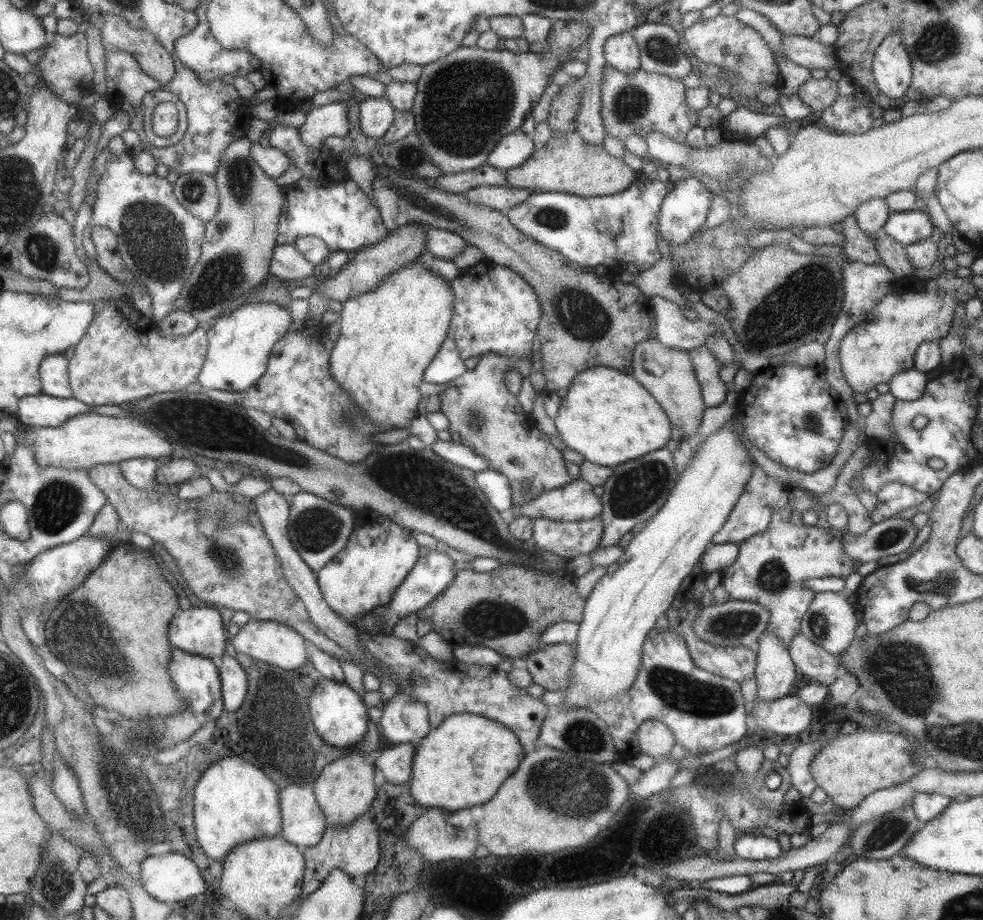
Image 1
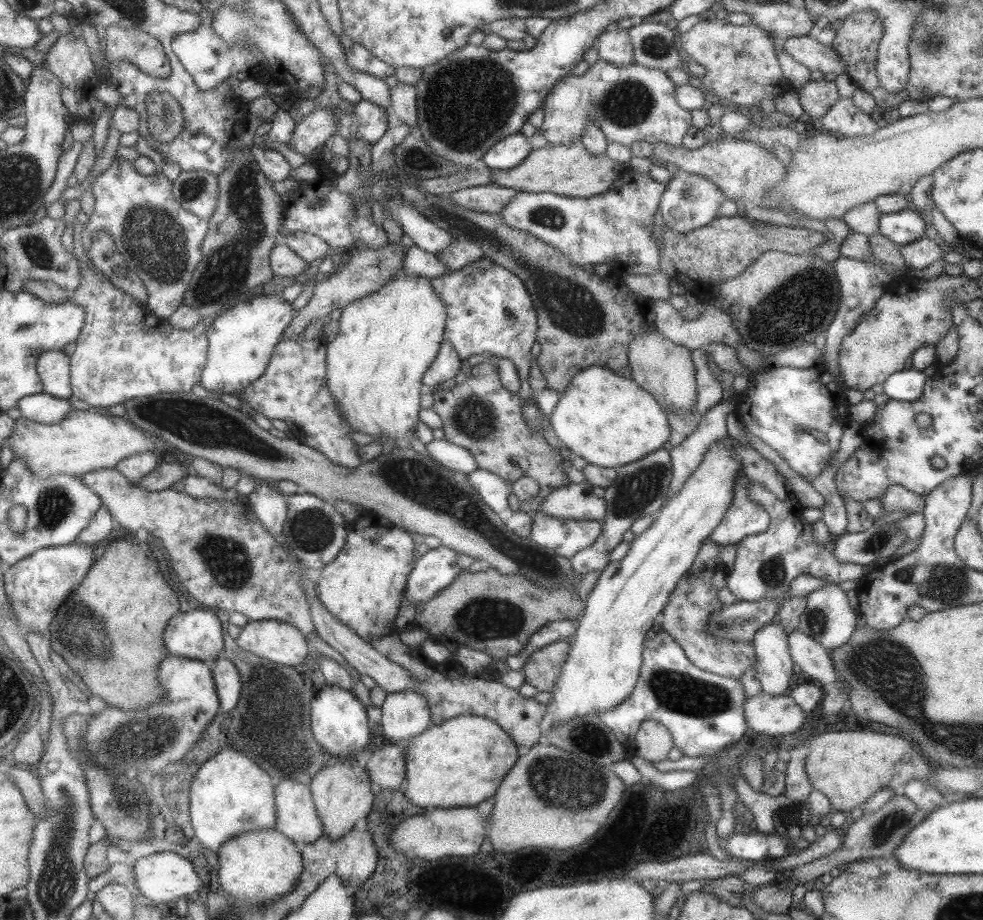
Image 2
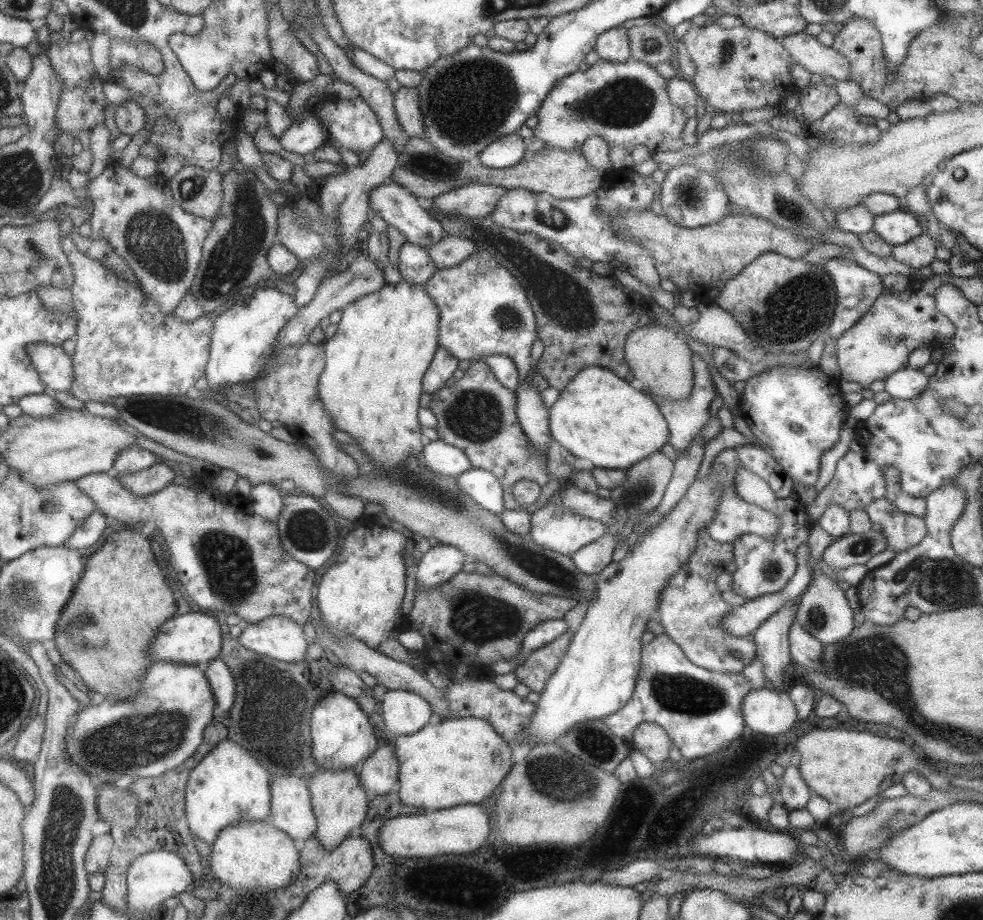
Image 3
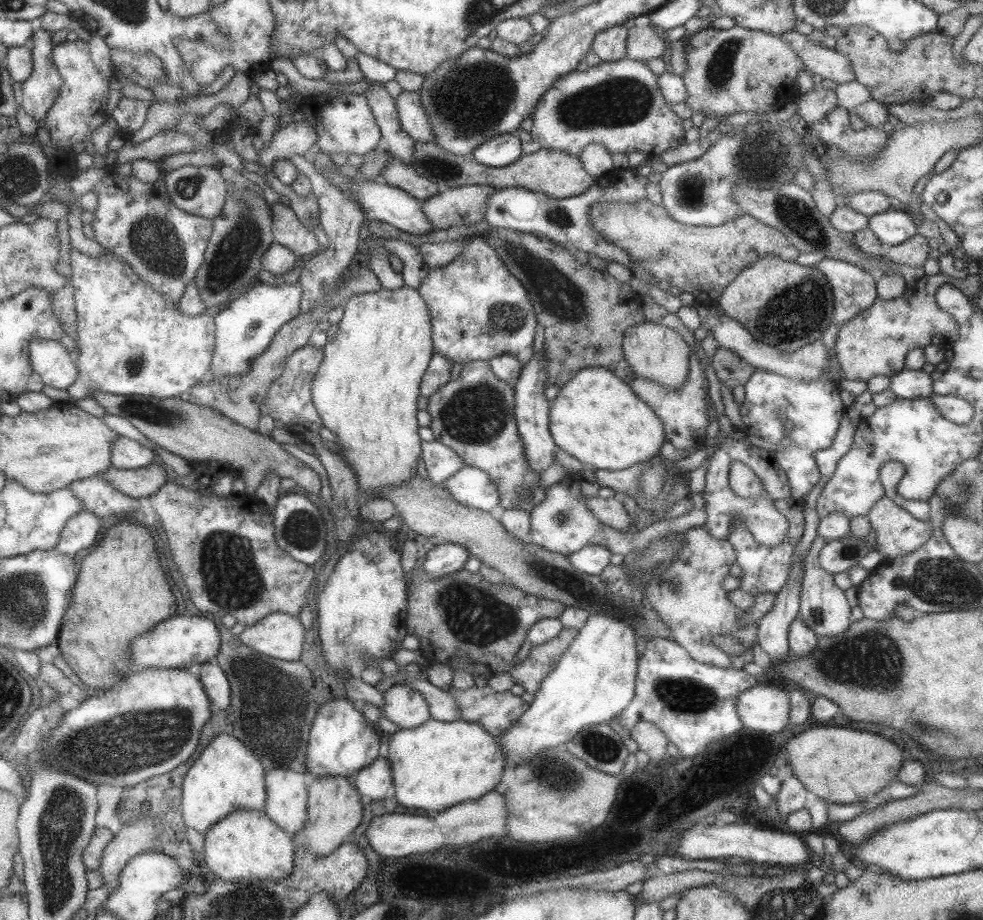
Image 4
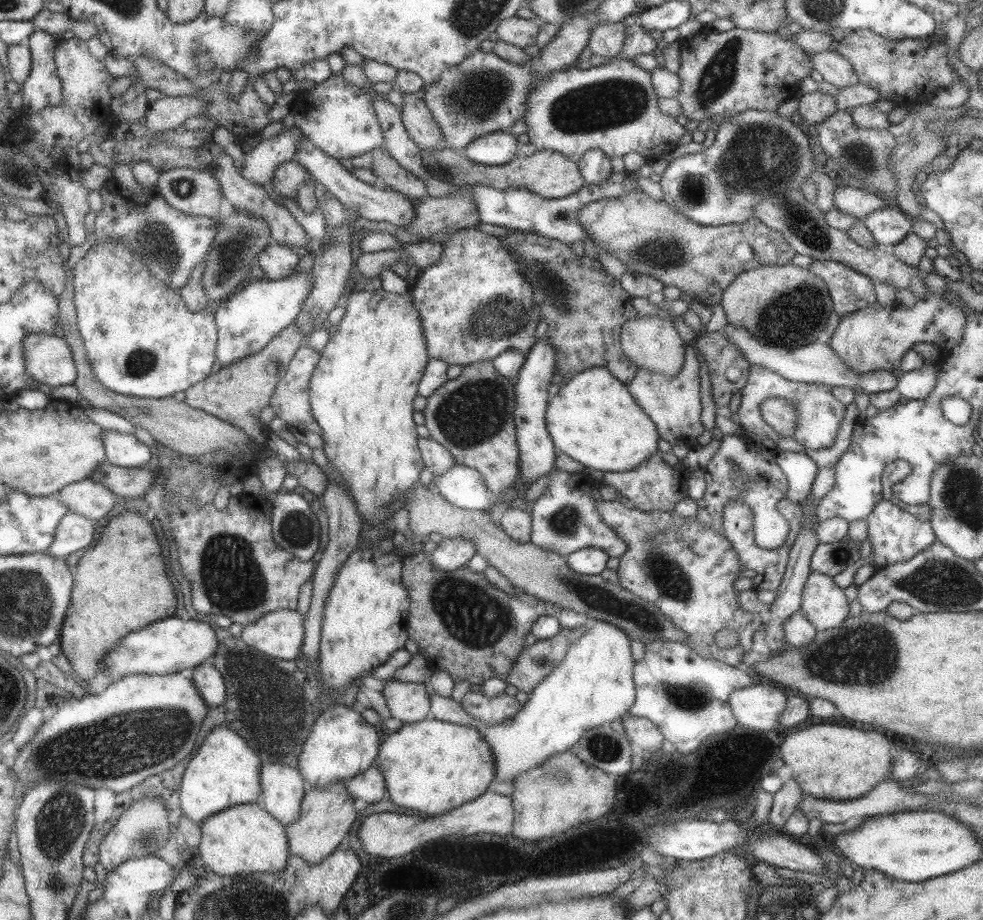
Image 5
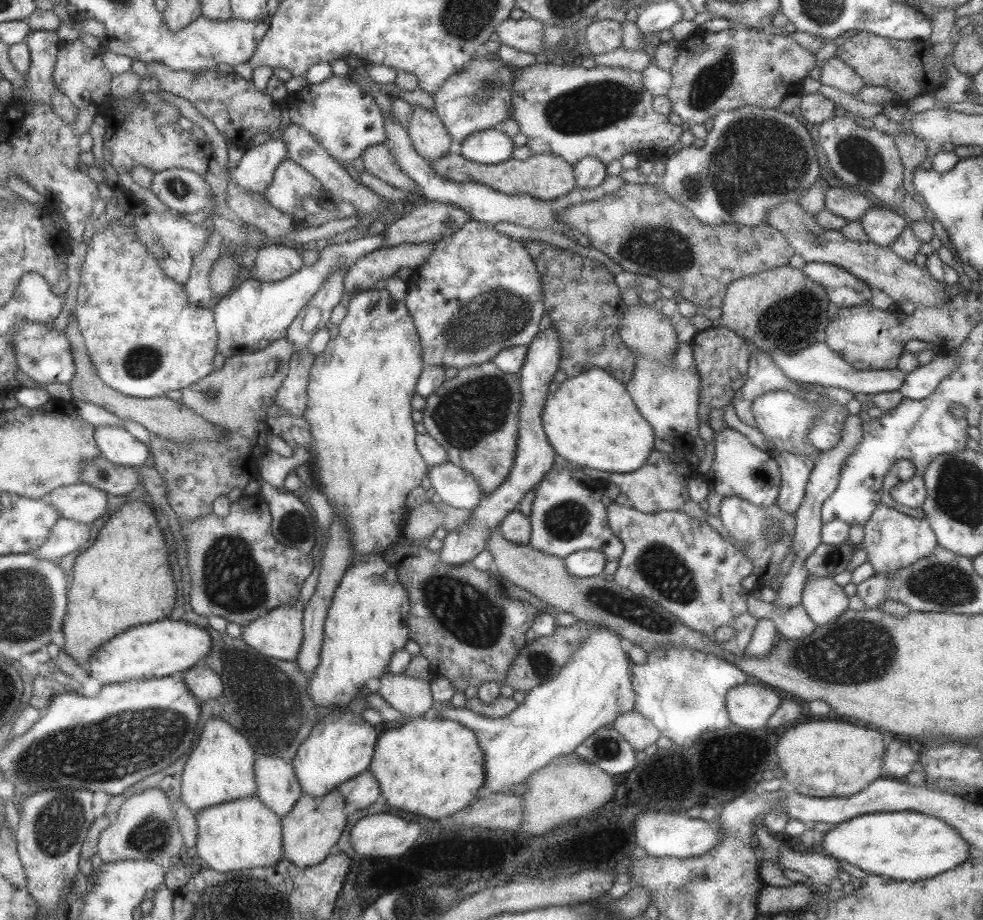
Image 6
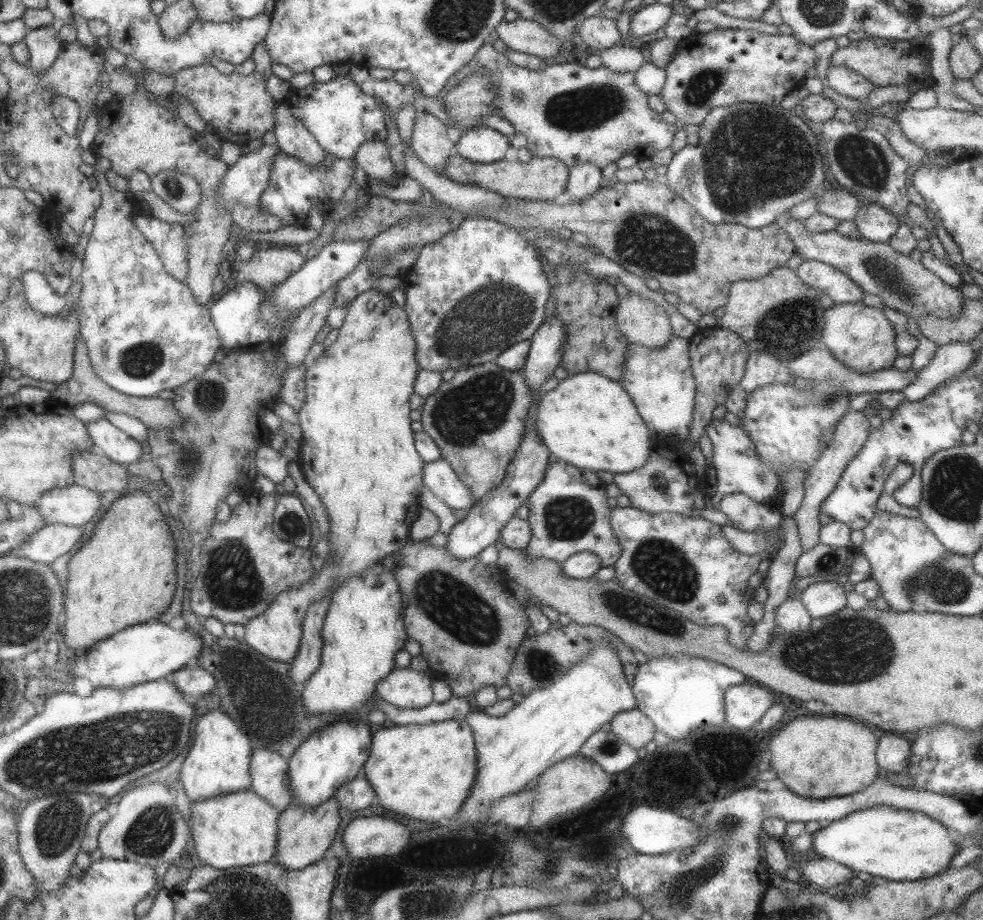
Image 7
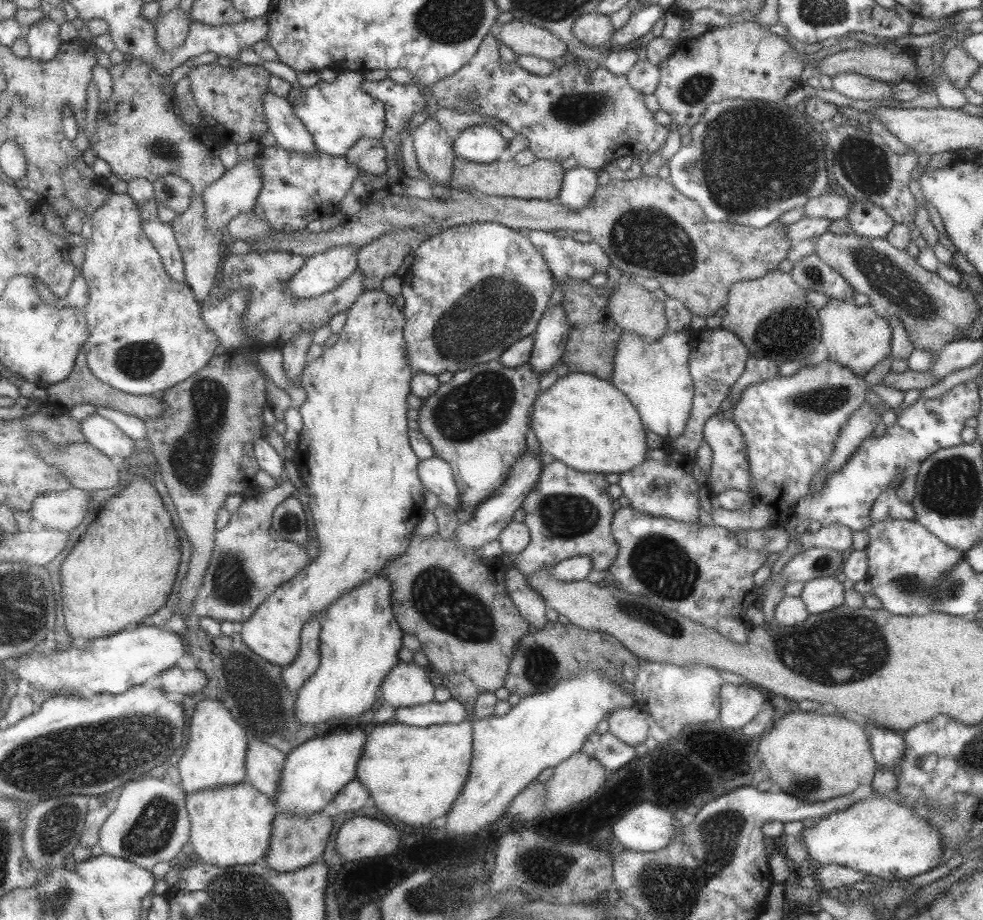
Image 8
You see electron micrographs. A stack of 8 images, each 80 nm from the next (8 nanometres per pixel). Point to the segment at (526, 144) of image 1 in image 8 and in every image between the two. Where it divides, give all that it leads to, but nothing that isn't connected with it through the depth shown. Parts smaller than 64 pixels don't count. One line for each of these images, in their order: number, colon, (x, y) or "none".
2: (505, 154)
3: (506, 151)
4: (500, 151)
5: (497, 148)
6: (491, 146)
7: (480, 144)
8: (481, 143)

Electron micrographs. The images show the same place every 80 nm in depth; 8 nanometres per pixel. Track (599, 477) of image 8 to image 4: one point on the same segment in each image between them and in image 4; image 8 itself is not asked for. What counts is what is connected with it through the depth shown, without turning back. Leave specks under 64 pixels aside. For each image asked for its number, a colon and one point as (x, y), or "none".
4: (561, 522)
5: (564, 518)
6: (566, 514)
7: (568, 513)

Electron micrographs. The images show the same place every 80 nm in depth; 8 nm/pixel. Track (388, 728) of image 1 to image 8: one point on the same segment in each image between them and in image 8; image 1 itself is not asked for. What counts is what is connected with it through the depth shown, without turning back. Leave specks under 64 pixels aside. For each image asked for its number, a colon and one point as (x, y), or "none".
2: (405, 714)
3: (402, 712)
4: (404, 706)
5: (409, 702)
6: (411, 696)
7: (404, 688)
8: (407, 685)

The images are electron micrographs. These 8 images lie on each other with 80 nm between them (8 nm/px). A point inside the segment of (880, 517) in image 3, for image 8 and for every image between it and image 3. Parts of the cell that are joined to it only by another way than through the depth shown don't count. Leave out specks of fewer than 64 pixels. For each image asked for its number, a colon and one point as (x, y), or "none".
4: (897, 533)
5: (894, 535)
6: (892, 540)
7: (897, 548)
8: (905, 561)

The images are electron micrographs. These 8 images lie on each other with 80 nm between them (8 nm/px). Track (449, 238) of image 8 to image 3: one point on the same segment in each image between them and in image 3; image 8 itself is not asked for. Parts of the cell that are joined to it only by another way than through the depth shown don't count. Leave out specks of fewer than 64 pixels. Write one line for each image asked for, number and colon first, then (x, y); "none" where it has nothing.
3: (482, 309)
4: (477, 309)
5: (473, 303)
6: (478, 292)
7: (480, 288)

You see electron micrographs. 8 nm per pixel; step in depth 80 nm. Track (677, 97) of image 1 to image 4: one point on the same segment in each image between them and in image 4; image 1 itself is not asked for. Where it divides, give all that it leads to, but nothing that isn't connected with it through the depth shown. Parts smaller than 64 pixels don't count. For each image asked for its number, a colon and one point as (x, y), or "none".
2: (631, 103)
3: (626, 104)
4: (617, 104)

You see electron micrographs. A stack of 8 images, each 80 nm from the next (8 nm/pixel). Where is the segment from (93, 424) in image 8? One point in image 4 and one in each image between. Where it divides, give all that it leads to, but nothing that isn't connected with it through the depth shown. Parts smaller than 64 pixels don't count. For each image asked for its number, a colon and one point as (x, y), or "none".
4: (125, 453)
5: (123, 450)
6: (115, 443)
7: (113, 443)

